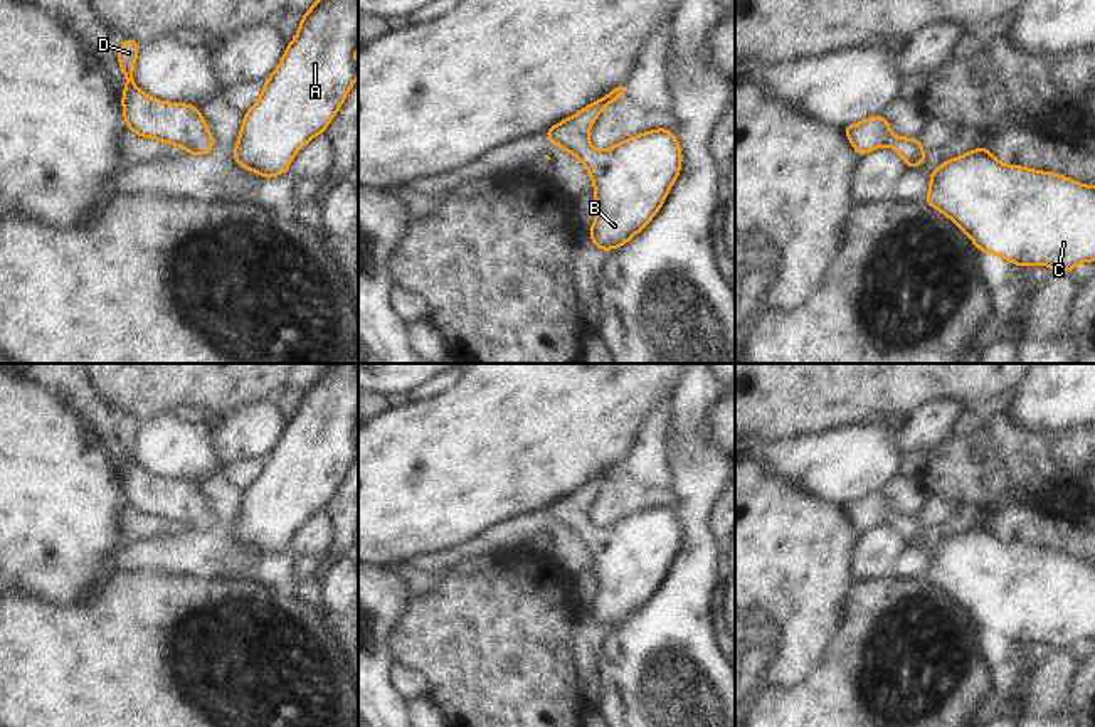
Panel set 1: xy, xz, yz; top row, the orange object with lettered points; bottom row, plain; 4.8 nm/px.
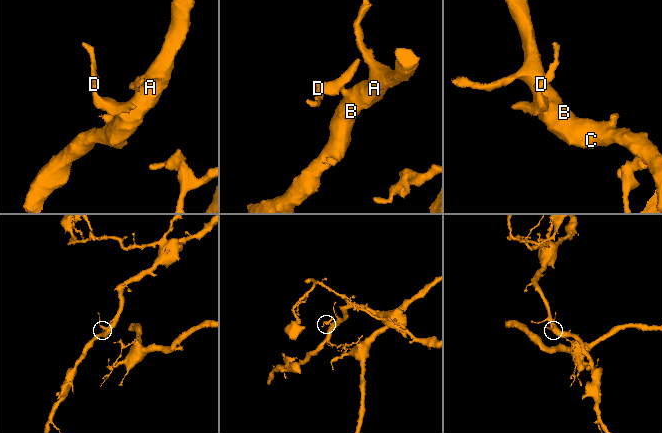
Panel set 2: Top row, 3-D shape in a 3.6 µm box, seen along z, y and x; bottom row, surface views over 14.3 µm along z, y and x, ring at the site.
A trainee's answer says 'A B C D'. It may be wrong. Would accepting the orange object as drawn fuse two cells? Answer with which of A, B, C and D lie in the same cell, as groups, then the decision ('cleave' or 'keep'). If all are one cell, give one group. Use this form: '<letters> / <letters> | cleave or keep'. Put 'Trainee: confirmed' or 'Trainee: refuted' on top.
Trainee: confirmed
A B C D | keep

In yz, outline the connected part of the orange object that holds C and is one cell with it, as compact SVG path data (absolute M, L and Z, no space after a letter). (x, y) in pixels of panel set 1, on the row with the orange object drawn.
M986 146L944 162L928 178L923 202L957 224L981 252L1006 257L1014 266L1045 264L1055 273L1070 273L1078 263L1095 261L1095 185L1002 165Z

